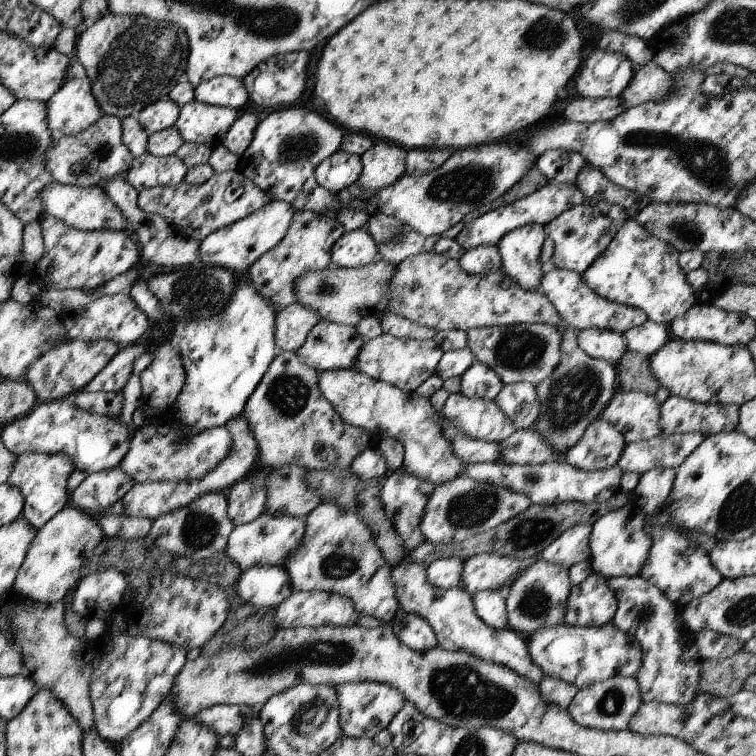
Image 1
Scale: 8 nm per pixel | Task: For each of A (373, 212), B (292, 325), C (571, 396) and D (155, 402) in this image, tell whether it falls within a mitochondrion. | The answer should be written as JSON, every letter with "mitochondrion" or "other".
{"A":"other","B":"other","C":"mitochondrion","D":"other"}

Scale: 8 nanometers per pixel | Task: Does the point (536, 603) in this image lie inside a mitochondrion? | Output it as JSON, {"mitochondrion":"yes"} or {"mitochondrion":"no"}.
{"mitochondrion":"yes"}

